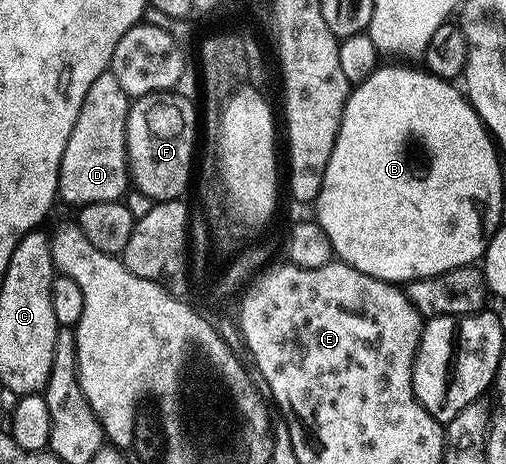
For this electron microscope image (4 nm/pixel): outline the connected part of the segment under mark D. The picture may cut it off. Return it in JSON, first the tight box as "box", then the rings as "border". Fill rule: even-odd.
{"box":[58,71,130,206],"border":[[[112,71],[98,74],[98,78],[90,82],[90,90],[86,90],[86,98],[82,98],[82,110],[78,110],[78,122],[74,122],[74,130],[70,130],[66,150],[60,159],[58,196],[61,201],[83,206],[94,202],[120,200],[129,191],[128,144],[125,143],[124,134],[129,107],[130,97],[126,94],[126,90],[122,90],[118,78],[114,78]]]}

